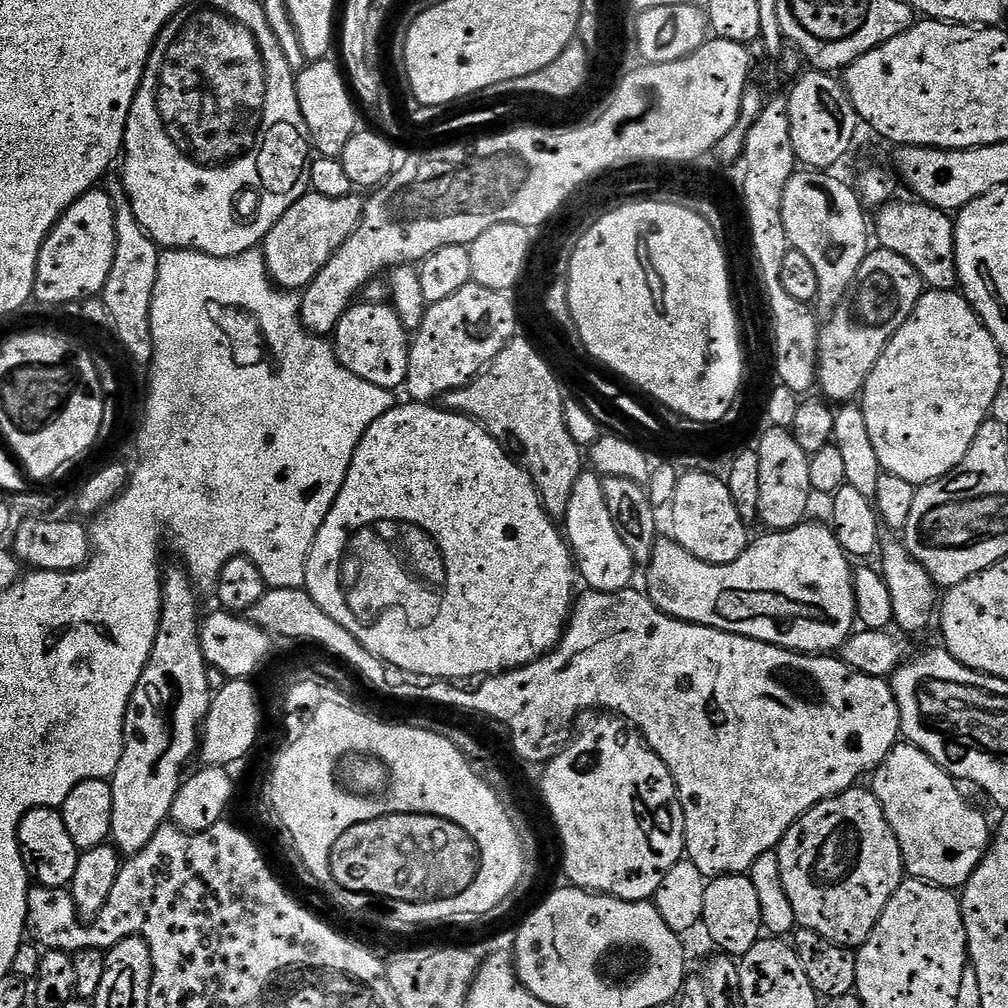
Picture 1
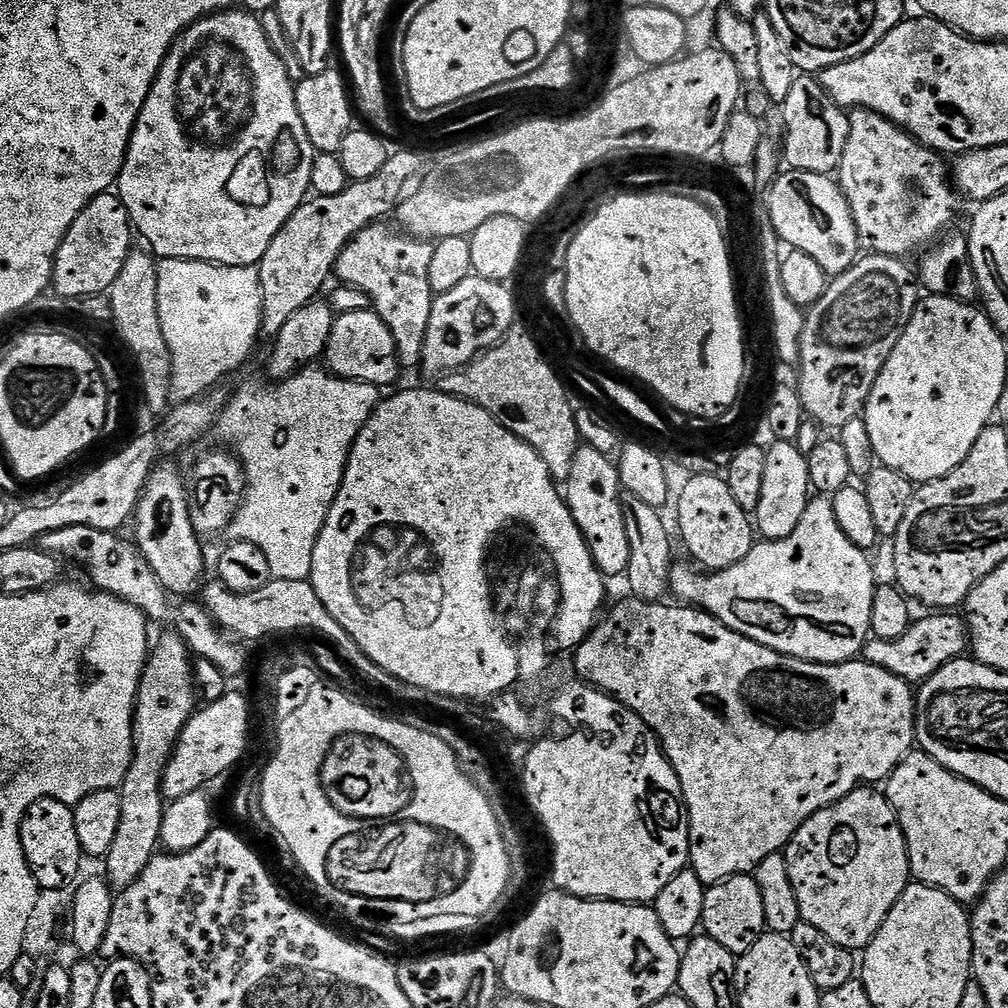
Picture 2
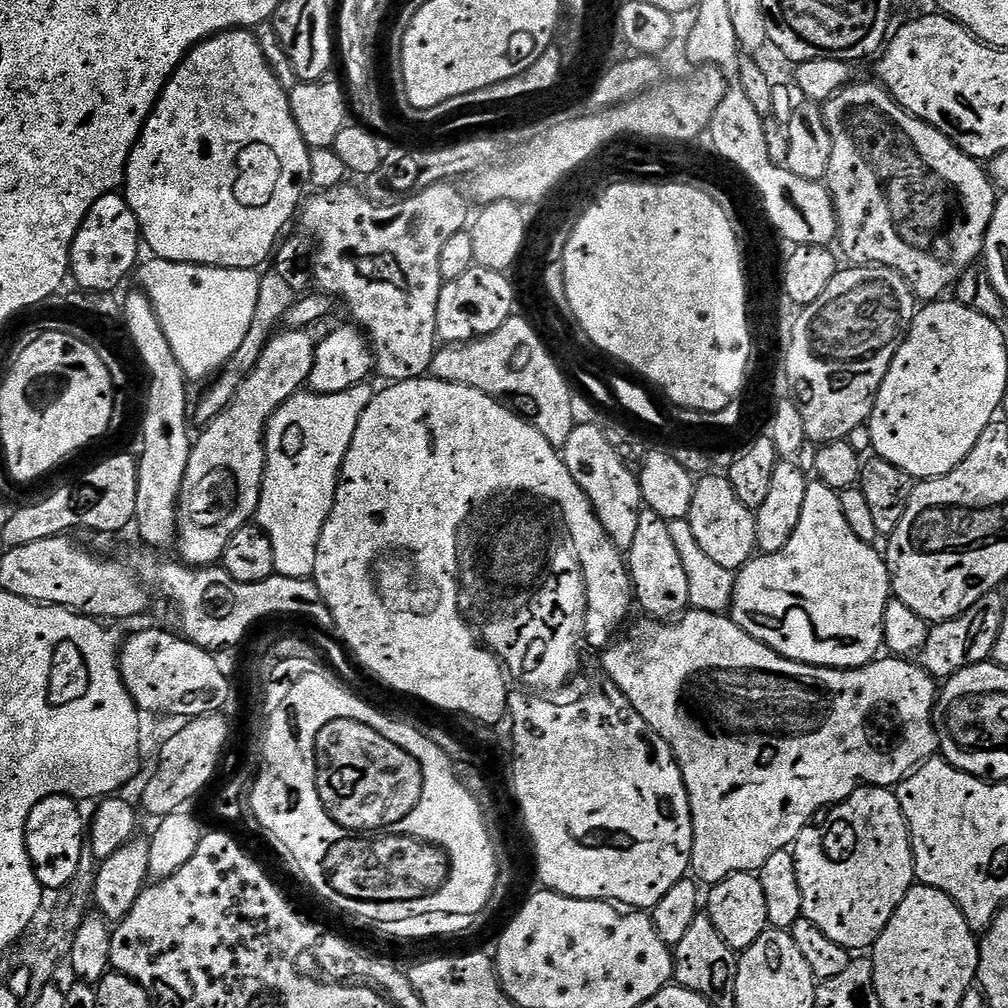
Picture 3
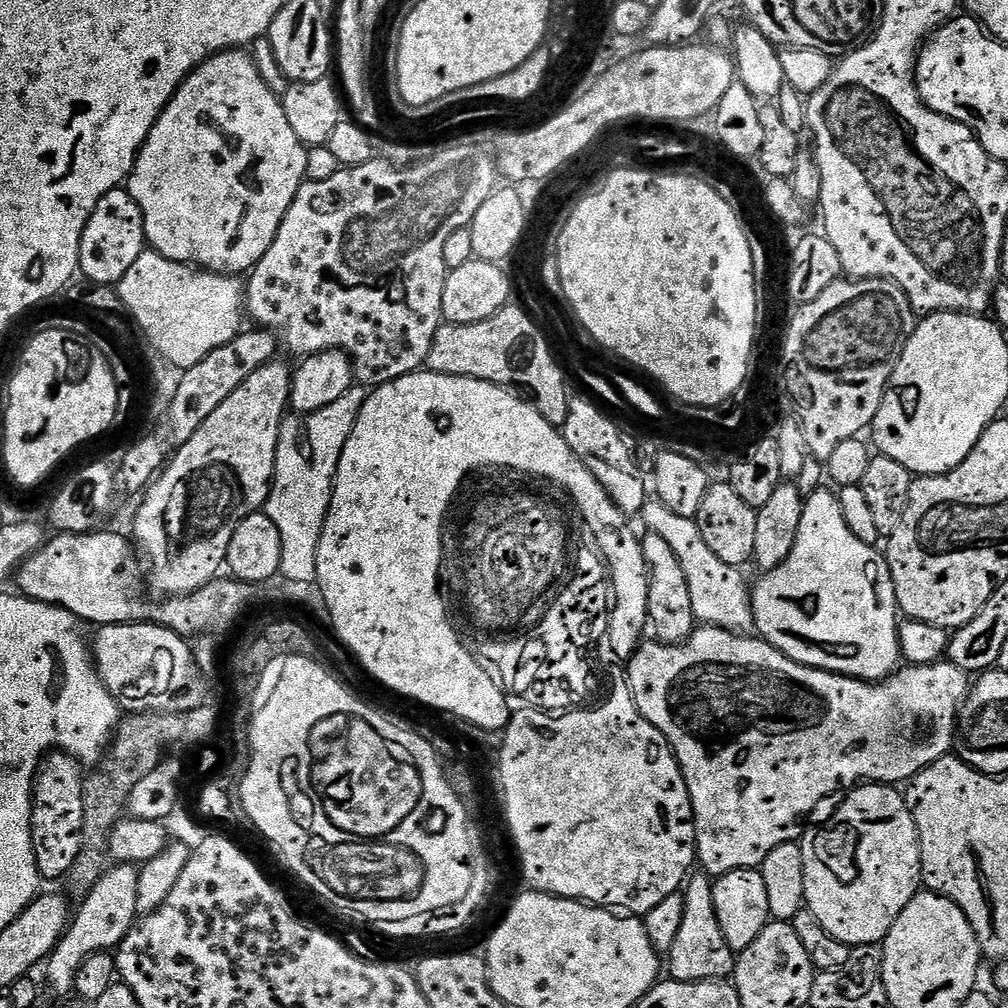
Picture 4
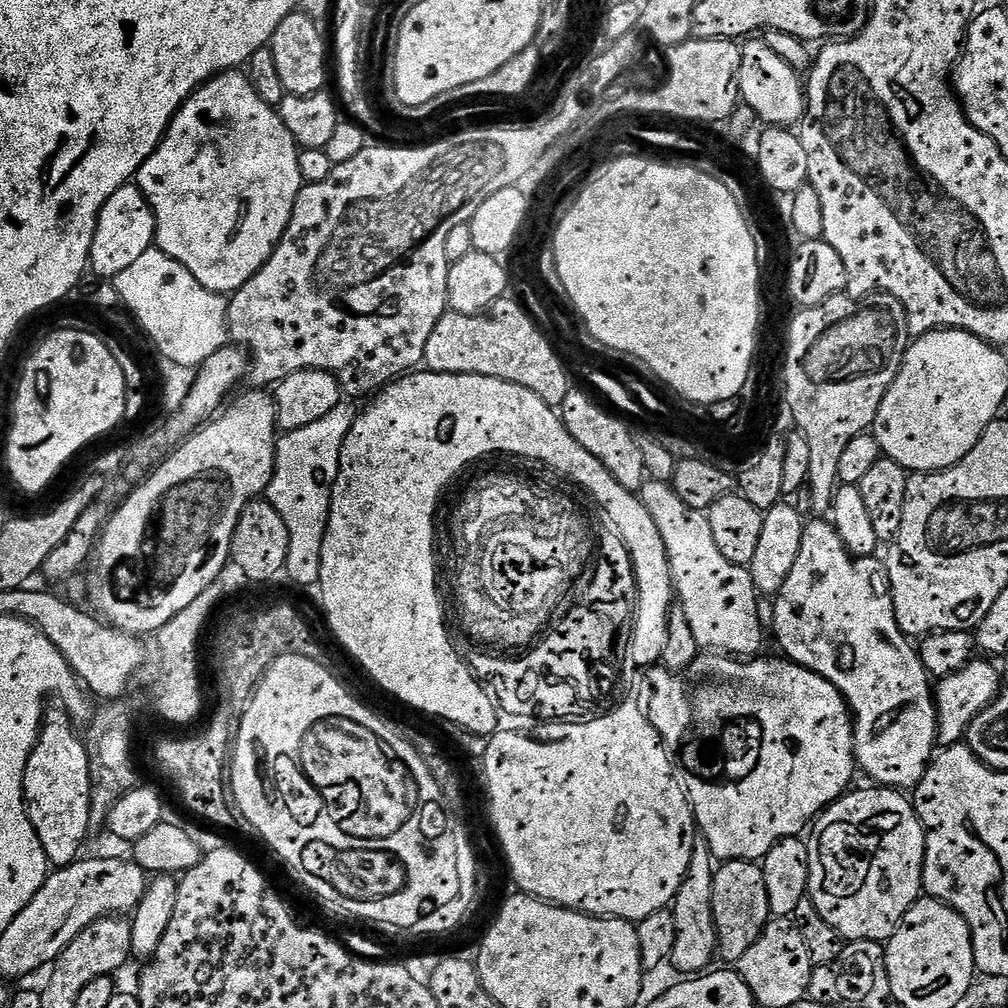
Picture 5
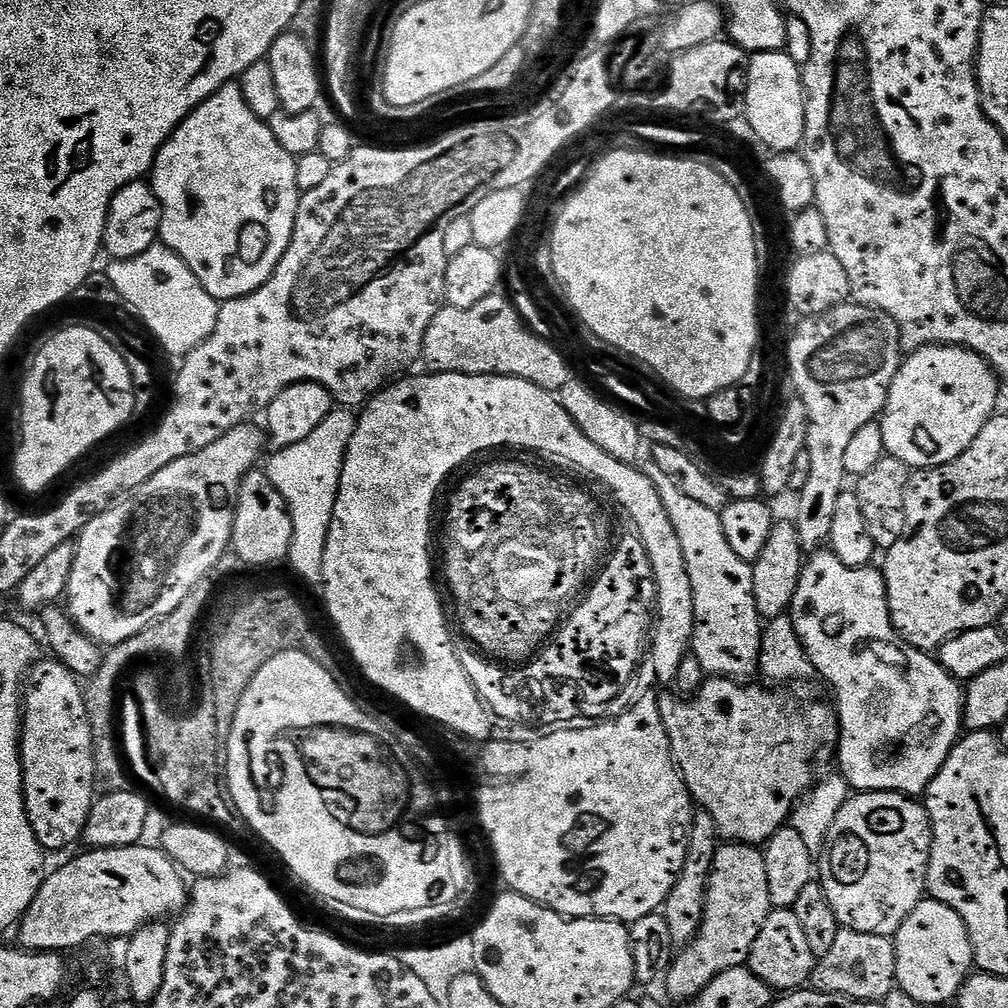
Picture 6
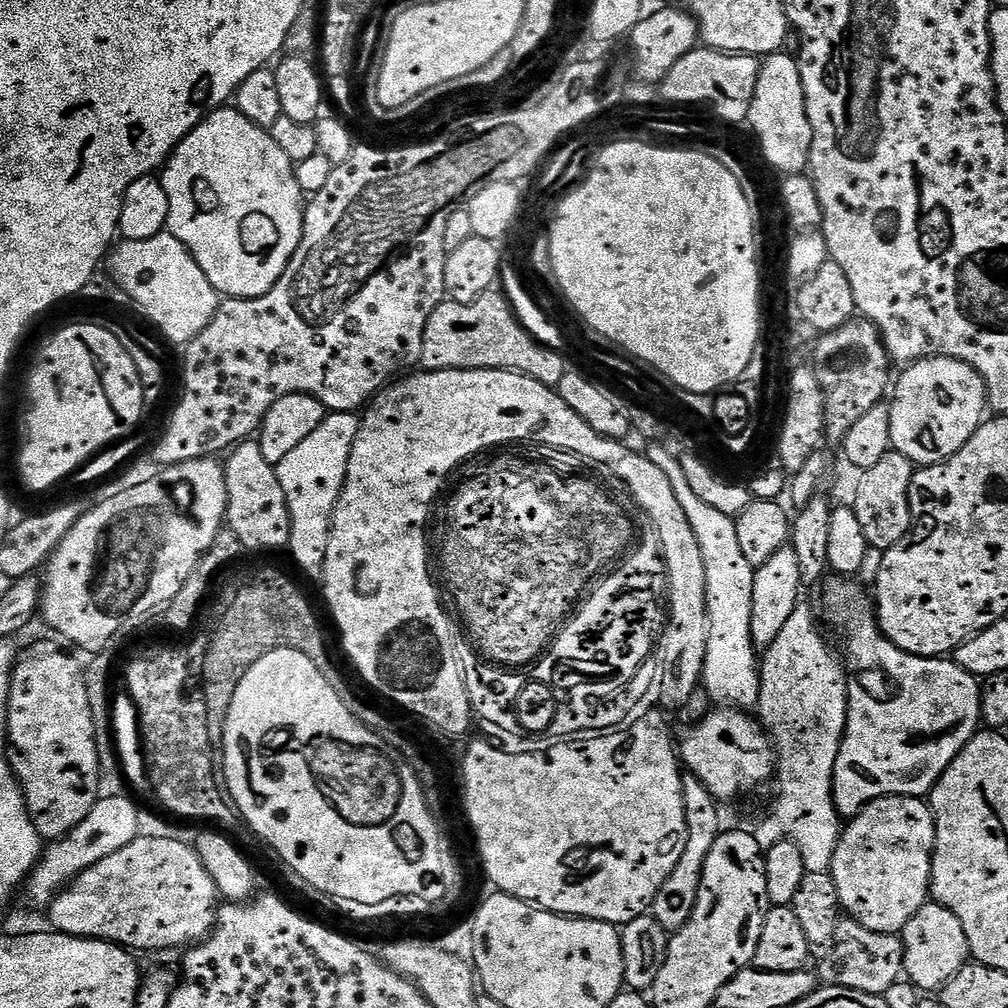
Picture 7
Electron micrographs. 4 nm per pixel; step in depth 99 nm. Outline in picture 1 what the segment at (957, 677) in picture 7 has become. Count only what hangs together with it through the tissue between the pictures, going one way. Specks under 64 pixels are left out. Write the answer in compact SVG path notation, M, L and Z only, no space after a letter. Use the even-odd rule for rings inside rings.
M805 522L797 528L787 528L785 532L772 530L764 535L768 536L760 536L757 540L755 537L738 559L725 564L702 562L702 558L694 558L694 554L682 550L682 546L678 546L675 540L657 539L650 562L646 565L646 591L649 598L667 616L691 624L749 636L751 640L789 648L792 652L835 653L858 624L853 561L842 550L835 532L827 523Z

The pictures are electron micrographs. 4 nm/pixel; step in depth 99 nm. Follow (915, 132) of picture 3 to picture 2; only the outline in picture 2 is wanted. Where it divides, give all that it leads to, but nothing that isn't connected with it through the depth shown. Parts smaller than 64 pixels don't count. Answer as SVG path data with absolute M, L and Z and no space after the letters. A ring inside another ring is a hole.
M856 110L849 115L848 125L850 126L850 134L846 138L846 150L842 154L842 162L838 169L838 183L844 192L846 202L852 211L854 218L854 226L858 230L858 238L860 239L861 249L867 250L869 253L877 256L895 256L897 258L909 258L908 256L915 257L917 254L923 253L925 250L932 247L941 236L949 231L948 228L952 224L952 219L956 216L956 200L958 201L958 193L950 179L950 168L946 163L943 164L941 153L932 151L926 145L921 144L904 131L892 120L886 119L884 116L879 116L877 112L866 112L863 110Z

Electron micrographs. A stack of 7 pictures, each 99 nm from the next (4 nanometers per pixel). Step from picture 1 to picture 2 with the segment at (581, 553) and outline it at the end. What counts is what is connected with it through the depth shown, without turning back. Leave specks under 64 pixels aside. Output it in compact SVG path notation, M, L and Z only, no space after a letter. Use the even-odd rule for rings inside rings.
M581 446L576 451L574 466L570 466L566 487L568 509L574 522L578 522L578 530L582 530L596 565L605 577L623 577L630 562L630 538L626 538L624 508L620 505L620 470L613 457L598 454L598 450Z

